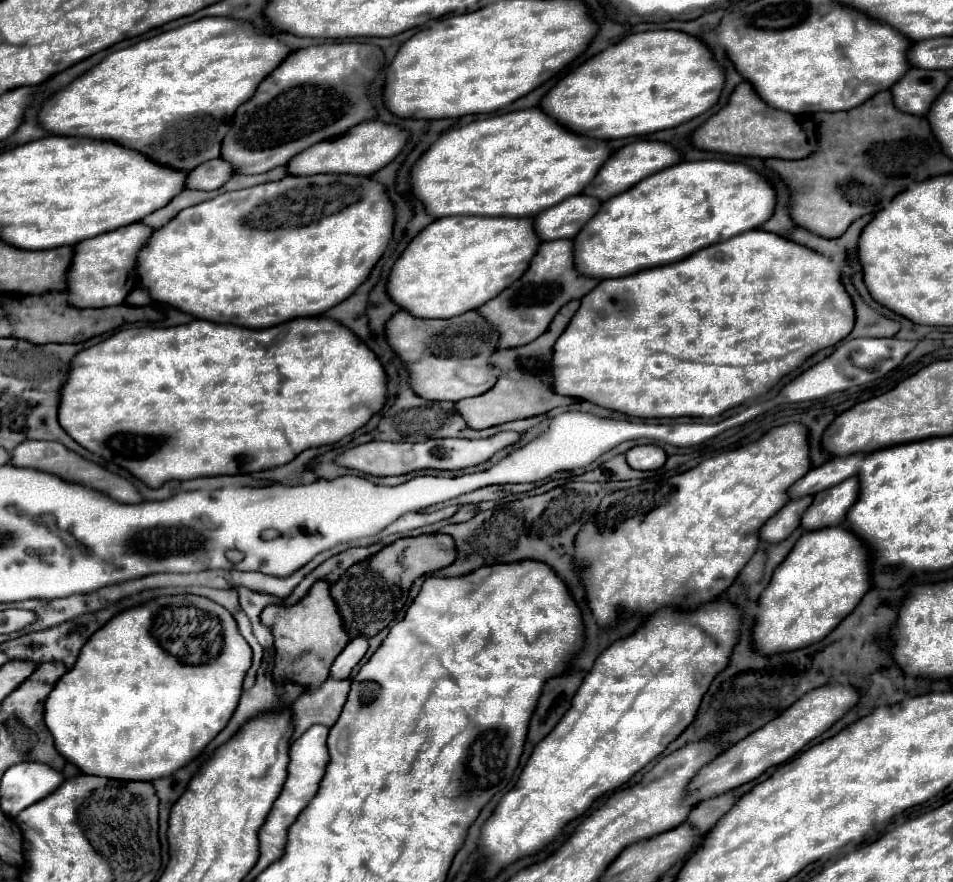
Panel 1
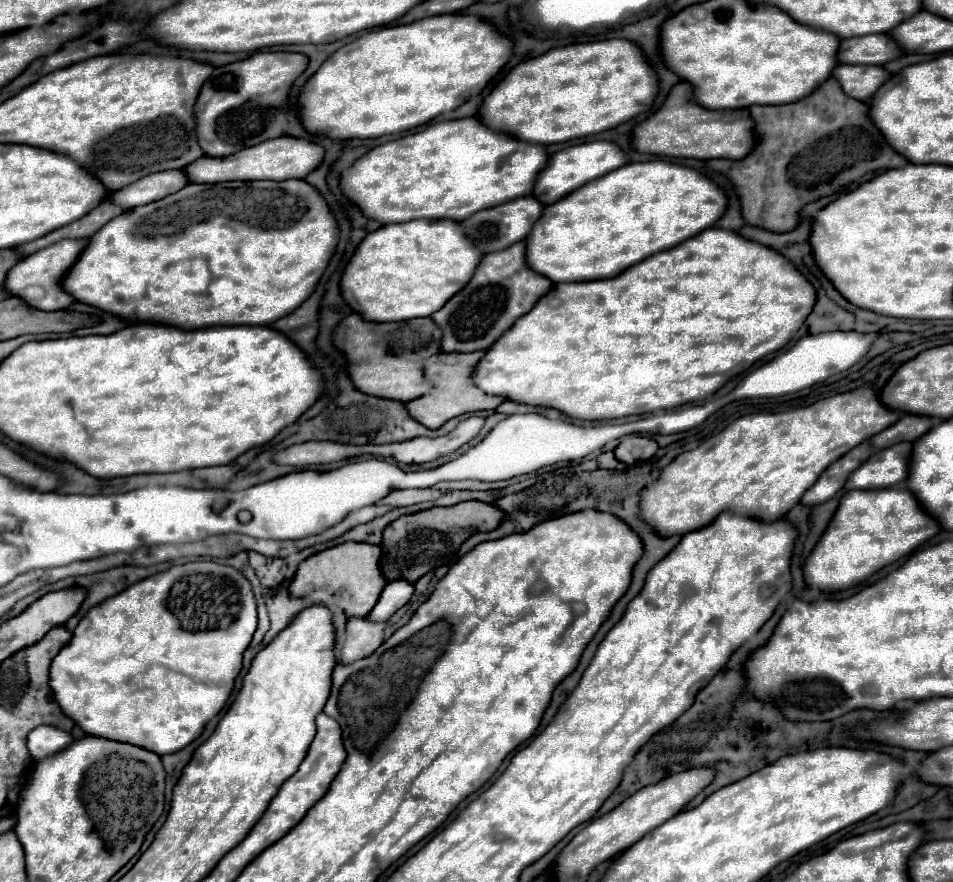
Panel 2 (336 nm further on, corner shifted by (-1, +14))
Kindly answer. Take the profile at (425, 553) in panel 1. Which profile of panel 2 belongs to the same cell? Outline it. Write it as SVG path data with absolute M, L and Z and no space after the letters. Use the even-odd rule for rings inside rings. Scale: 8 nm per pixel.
M470 500L448 508L430 508L410 516L400 516L384 530L380 562L382 574L386 576L388 582L398 578L416 582L426 572L436 570L442 564L450 564L462 542L468 540L472 534L490 532L492 528L498 528L498 524L504 518L502 514L504 512L494 504Z

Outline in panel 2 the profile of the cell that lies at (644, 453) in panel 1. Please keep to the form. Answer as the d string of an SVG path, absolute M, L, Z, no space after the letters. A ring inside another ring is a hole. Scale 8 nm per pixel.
M626 436L622 438L622 442L616 446L614 454L616 454L616 460L620 462L626 462L626 464L634 464L638 460L648 460L656 454L658 450L658 444L654 442L654 438L650 436Z

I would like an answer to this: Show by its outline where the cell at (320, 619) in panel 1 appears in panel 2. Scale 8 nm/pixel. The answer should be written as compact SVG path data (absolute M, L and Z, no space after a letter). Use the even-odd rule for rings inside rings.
M344 542L340 546L316 552L298 566L294 582L290 584L290 594L304 596L322 586L338 588L338 590L342 590L342 600L344 600L342 606L344 606L346 614L366 616L366 612L370 612L374 608L374 604L378 602L378 598L386 586L386 578L382 576L380 566L378 566L380 554L382 554L380 546L366 544L366 542Z

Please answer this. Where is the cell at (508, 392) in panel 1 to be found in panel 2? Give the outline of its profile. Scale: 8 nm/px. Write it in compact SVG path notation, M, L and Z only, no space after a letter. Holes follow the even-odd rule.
M440 352L440 362L438 362L438 372L434 372L430 376L430 384L432 384L432 392L404 404L408 414L418 420L420 424L424 424L426 428L440 428L446 420L454 418L454 416L460 416L460 414L466 414L466 412L478 412L478 410L494 410L498 404L504 402L502 396L488 396L488 394L482 394L480 388L476 388L470 380L470 374L476 366L476 362L480 360L484 352L474 352L474 354L444 354ZM444 382L448 382L448 388L446 390L438 390L440 386L444 386Z

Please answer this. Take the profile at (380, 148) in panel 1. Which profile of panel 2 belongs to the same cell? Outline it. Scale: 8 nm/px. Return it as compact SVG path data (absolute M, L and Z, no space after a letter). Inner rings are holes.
M282 136L256 144L254 148L244 148L242 152L234 152L234 156L224 156L224 158L200 156L198 160L182 168L182 172L186 174L188 184L202 184L202 182L214 184L228 180L288 180L288 178L304 178L322 162L322 158L324 158L322 146L308 142L306 138Z

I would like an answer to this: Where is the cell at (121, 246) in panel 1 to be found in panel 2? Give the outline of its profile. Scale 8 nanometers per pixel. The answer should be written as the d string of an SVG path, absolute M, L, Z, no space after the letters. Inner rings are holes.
M60 240L58 244L52 244L50 248L44 248L44 250L38 250L34 254L26 256L26 260L22 258L22 262L14 264L14 268L10 268L10 272L6 274L6 290L12 296L22 298L30 308L38 308L38 310L64 310L64 308L68 308L70 304L74 304L74 298L68 296L66 292L62 292L60 278L78 260L86 242L88 240Z

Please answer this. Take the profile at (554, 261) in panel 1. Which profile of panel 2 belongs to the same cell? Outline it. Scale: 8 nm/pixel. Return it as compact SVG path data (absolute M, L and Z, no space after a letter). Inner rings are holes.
M518 242L502 252L482 256L470 282L456 292L430 318L442 330L442 352L476 352L488 350L520 316L552 288L552 282L526 266L524 242Z

